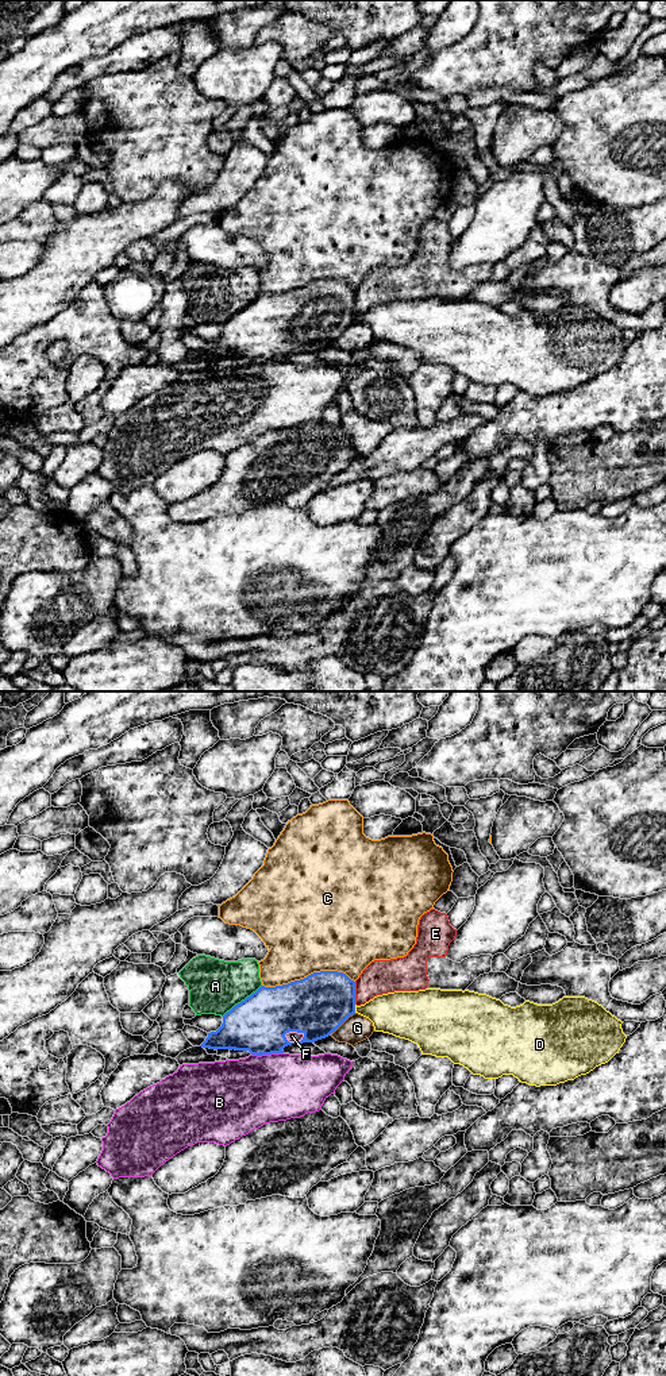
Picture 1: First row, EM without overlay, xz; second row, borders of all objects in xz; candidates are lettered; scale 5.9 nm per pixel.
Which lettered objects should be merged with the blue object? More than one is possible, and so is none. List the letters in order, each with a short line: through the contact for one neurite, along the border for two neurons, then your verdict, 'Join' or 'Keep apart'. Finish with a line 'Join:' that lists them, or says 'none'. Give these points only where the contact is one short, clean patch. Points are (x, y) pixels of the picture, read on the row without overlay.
A: Keep apart
B: Keep apart
C: Keep apart
D: Keep apart
E: Keep apart
F: Join
G: Keep apart
Join: F

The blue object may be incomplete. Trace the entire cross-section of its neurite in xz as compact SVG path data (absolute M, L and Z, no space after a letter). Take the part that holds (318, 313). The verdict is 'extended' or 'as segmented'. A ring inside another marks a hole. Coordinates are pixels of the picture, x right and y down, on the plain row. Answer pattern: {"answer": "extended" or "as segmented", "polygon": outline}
{"answer": "extended", "polygon": "M338 280L313 281L304 288L288 293L276 296L261 294L255 301L227 320L223 324L222 335L216 340L208 342L208 346L200 355L209 358L249 359L257 365L284 362L282 358L288 354L315 351L328 346L354 321L355 290L346 282Z"}

